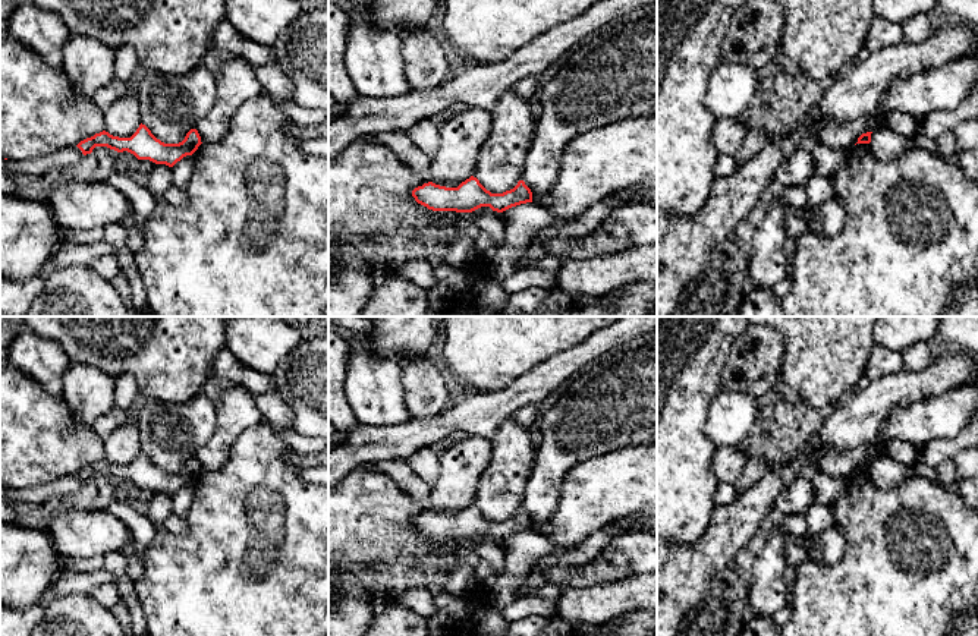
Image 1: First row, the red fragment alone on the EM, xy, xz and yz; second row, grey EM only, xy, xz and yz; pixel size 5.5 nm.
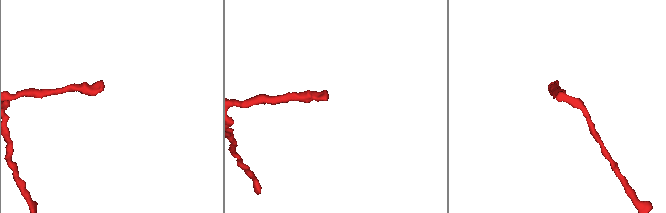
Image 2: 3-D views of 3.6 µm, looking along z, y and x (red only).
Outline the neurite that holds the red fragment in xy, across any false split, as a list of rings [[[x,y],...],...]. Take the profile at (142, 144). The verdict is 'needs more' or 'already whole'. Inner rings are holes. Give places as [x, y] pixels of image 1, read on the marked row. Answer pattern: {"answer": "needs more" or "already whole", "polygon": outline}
{"answer": "already whole", "polygon": [[[141,123],[130,138],[113,136],[103,130],[81,141],[76,147],[84,155],[91,154],[95,147],[107,147],[117,152],[128,151],[138,160],[150,160],[155,164],[173,167],[183,157],[192,155],[201,144],[201,136],[196,129],[191,129],[179,144],[164,144]]]}

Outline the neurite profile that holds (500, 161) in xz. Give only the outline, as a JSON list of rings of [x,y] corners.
[[[513,89],[500,97],[491,116],[490,133],[478,151],[472,176],[491,193],[503,193],[522,180],[535,117],[529,101],[518,97]]]

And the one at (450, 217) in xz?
[[[481,207],[472,212],[456,212],[456,211],[444,211],[444,226],[438,226],[438,227],[444,227],[449,230],[449,233],[455,232],[455,229],[452,227],[452,224],[460,218],[469,217],[472,221],[479,217],[481,214],[487,212],[487,211],[493,211],[490,207]]]

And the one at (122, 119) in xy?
[[[132,89],[119,97],[113,106],[104,111],[106,132],[119,138],[130,138],[141,125],[139,101]]]

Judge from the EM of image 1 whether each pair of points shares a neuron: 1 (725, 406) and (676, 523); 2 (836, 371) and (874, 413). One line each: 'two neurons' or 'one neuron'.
1: two neurons
2: two neurons

